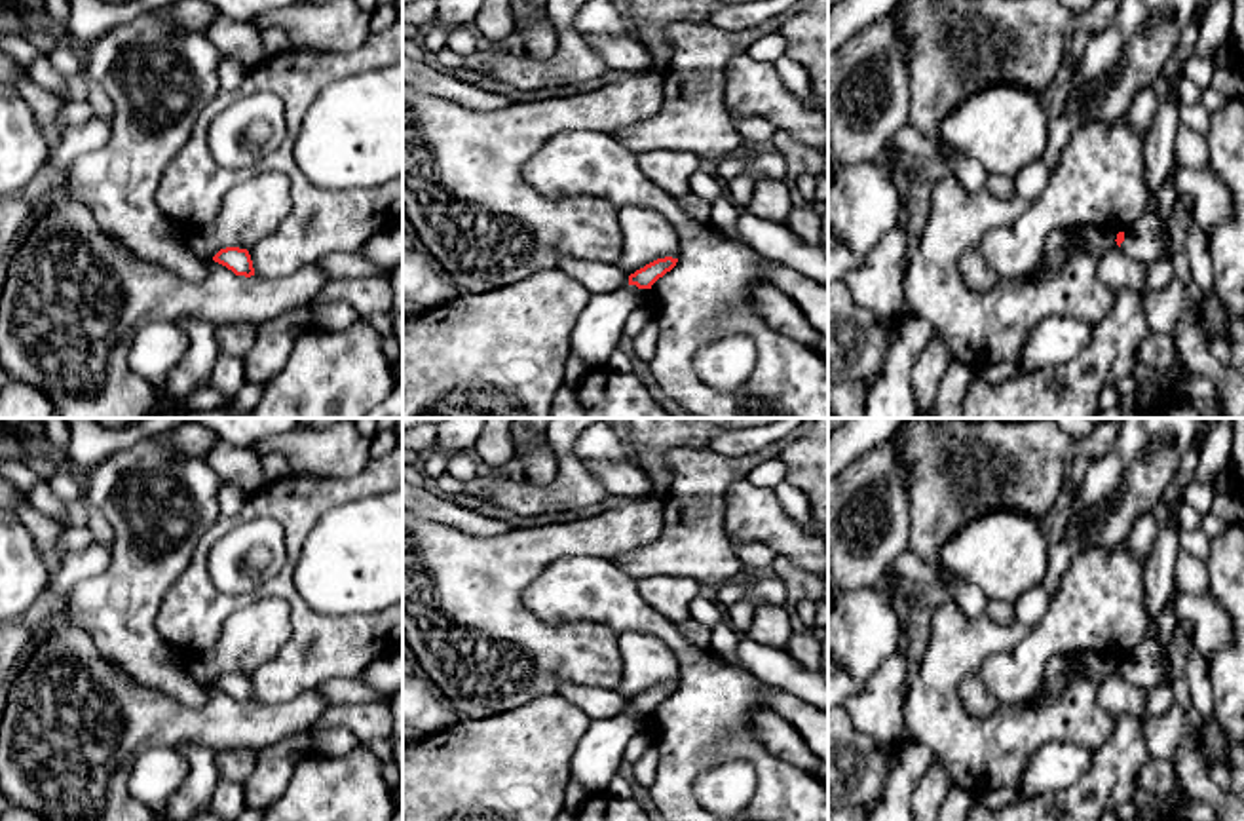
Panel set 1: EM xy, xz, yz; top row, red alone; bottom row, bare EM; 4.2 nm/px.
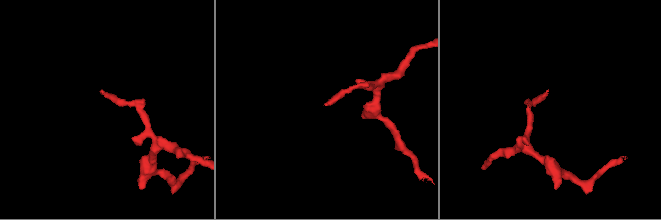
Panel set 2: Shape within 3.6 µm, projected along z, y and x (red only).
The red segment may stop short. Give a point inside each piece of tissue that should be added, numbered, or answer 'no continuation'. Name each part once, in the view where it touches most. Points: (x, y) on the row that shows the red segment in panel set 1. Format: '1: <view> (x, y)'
1: yz (1144, 240)

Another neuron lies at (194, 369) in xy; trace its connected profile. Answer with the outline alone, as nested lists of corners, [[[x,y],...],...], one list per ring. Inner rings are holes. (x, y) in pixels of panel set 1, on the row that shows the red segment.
[[[180,317],[177,325],[188,333],[190,348],[167,372],[165,397],[182,418],[186,412],[179,403],[196,390],[209,388],[220,346],[217,342],[217,327],[199,317]]]

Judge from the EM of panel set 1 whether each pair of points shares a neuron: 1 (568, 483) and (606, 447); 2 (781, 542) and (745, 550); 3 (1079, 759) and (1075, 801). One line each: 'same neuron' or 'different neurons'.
1: different neurons
2: different neurons
3: different neurons

